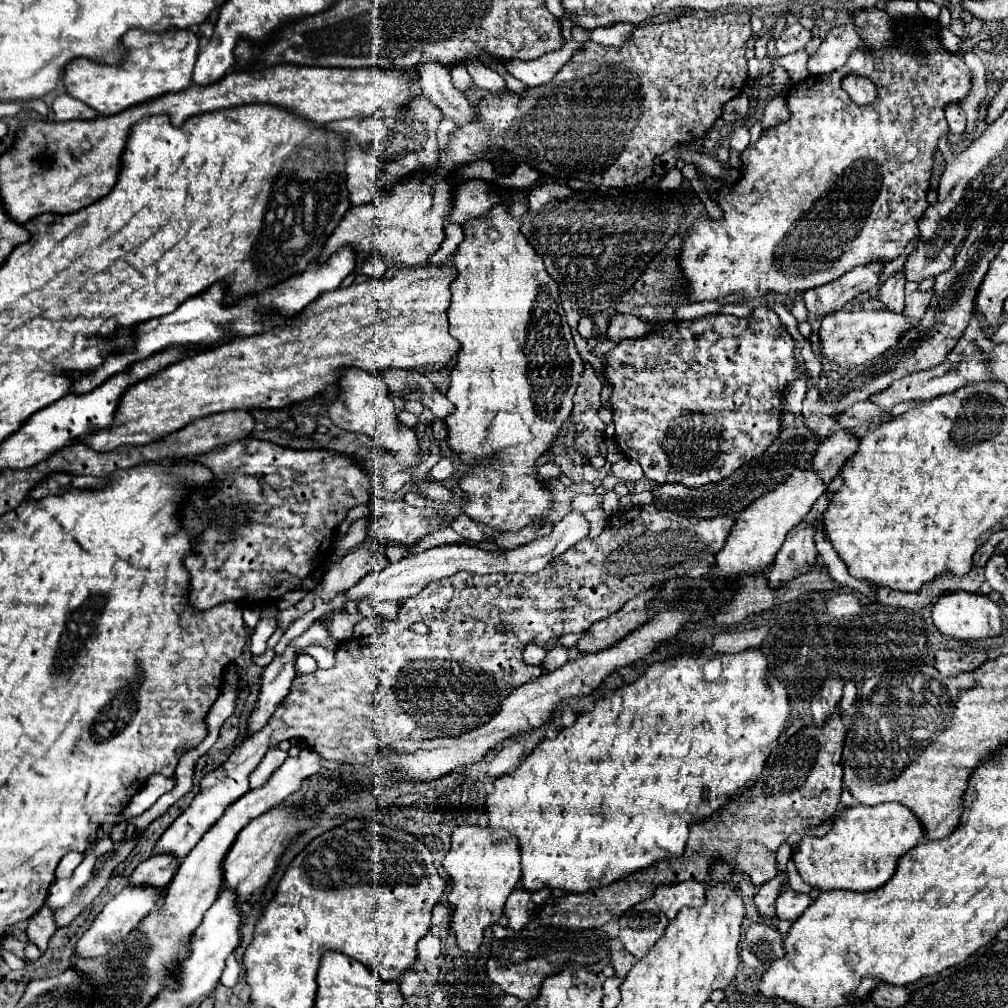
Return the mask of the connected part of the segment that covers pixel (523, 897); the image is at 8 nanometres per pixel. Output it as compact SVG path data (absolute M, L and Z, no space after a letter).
M515 888L505 904L505 916L509 918L509 926L513 930L521 930L531 920L535 908L537 906L531 902L531 892L525 892L525 888Z

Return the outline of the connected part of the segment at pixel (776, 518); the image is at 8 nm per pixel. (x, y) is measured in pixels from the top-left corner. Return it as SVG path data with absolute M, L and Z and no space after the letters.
M795 470L789 480L785 480L775 490L767 492L759 500L755 500L749 508L741 512L741 516L735 520L733 532L727 538L725 548L717 554L717 564L709 576L715 578L735 578L737 574L755 574L773 564L775 554L779 552L785 534L797 526L805 514L811 510L815 500L825 492L825 484L813 470Z

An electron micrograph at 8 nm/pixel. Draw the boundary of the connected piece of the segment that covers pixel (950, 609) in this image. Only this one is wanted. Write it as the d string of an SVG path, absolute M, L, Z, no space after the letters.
M943 592L939 600L933 604L933 622L937 630L945 636L953 636L959 640L979 640L987 636L997 636L1001 632L1001 610L999 604L985 594L979 592Z

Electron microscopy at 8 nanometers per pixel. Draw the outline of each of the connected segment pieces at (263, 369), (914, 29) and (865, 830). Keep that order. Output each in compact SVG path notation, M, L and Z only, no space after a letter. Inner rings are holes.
M417 266L417 268L389 268L385 272L383 278L373 278L373 276L367 276L367 274L359 274L355 278L355 282L349 286L349 288L339 288L339 290L333 290L333 292L325 292L321 294L309 308L305 308L305 312L301 312L299 316L295 316L295 322L287 328L273 328L273 330L267 330L259 336L247 336L247 338L235 338L233 342L227 342L227 344L221 344L217 348L211 348L211 350L205 350L205 352L199 352L195 356L189 356L177 364L173 364L171 368L165 368L165 372L157 372L153 376L149 376L147 380L141 380L137 384L133 384L121 398L119 402L119 408L117 408L117 416L113 420L113 424L105 430L99 430L91 436L83 436L79 438L81 442L89 444L91 448L95 450L115 450L119 446L137 446L137 444L149 444L169 432L177 432L181 430L183 426L187 426L189 422L197 420L197 418L205 418L209 414L217 414L217 412L227 412L227 410L251 410L251 408L267 408L267 410L279 410L279 408L287 408L287 406L293 406L293 404L299 404L299 402L305 402L305 400L311 400L313 396L317 396L319 392L323 392L329 384L335 384L339 378L341 378L341 370L345 368L359 368L359 370L367 370L367 372L373 372L373 376L379 376L383 378L383 372L389 372L389 370L415 370L415 372L435 372L439 370L441 366L445 366L459 350L459 344L457 340L449 334L449 324L447 324L447 308L449 308L449 284L453 282L453 274L455 270L449 268L449 266Z
M905 18L899 24L903 24L899 26L901 38L893 48L853 52L837 72L809 76L805 82L791 86L787 94L791 118L771 130L763 130L759 142L743 150L741 178L715 192L715 202L723 216L719 220L709 214L699 216L683 242L679 268L689 302L719 300L727 294L755 300L767 294L789 296L805 292L873 260L895 260L917 236L917 218L929 206L925 196L933 152L937 150L937 140L947 132L943 108L967 96L971 74L959 56L943 50L933 20ZM911 50L919 50L923 58L913 58ZM849 74L867 76L875 84L877 98L871 104L857 106L841 88L841 80Z
M885 802L877 806L855 806L839 814L825 836L803 834L803 838L797 842L797 852L793 852L793 862L803 882L811 884L813 888L819 888L821 892L825 890L857 890L857 892L877 890L893 876L897 860L921 842L921 836L923 836L923 830L915 814L897 802Z

